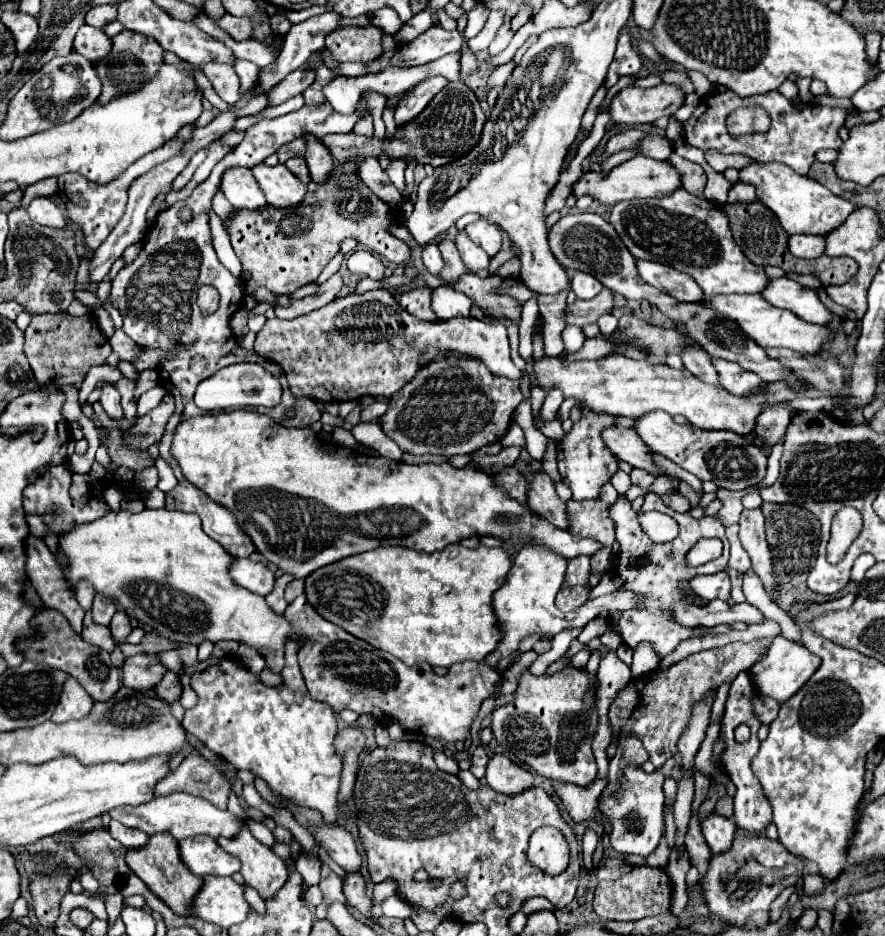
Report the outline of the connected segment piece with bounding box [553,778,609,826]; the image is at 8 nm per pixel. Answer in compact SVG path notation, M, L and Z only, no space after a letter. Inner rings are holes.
M597 778L587 790L573 790L573 786L553 782L553 790L565 804L565 810L569 812L573 822L596 820L603 826L602 819L597 814L597 800L603 794L607 782L609 778Z

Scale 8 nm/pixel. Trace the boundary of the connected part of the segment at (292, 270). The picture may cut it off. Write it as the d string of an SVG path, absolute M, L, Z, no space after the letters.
M349 158L343 164L335 162L333 168L333 188L331 184L313 186L309 198L319 198L325 206L313 206L311 200L295 208L273 208L261 210L259 214L251 210L239 210L227 220L229 236L243 270L251 272L249 294L255 288L265 286L277 294L291 294L305 284L317 280L327 262L339 252L339 244L355 236L363 246L385 258L387 262L409 262L409 246L387 232L387 226L399 222L399 212L393 212L383 200L363 186L357 176L359 162Z

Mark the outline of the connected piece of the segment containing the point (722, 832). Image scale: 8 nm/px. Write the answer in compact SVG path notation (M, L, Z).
M711 814L707 820L701 822L701 828L703 828L703 836L705 836L713 854L723 854L723 852L731 850L735 830L737 830L733 820Z

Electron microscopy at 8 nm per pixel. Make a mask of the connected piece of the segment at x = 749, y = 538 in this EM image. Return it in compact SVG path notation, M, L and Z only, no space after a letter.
M761 508L743 510L739 526L741 526L741 532L739 532L741 544L751 556L753 570L761 578L769 600L775 602L779 596L779 584L775 580L775 572L771 564L771 552L769 552L769 544L765 538L765 524L763 524Z

